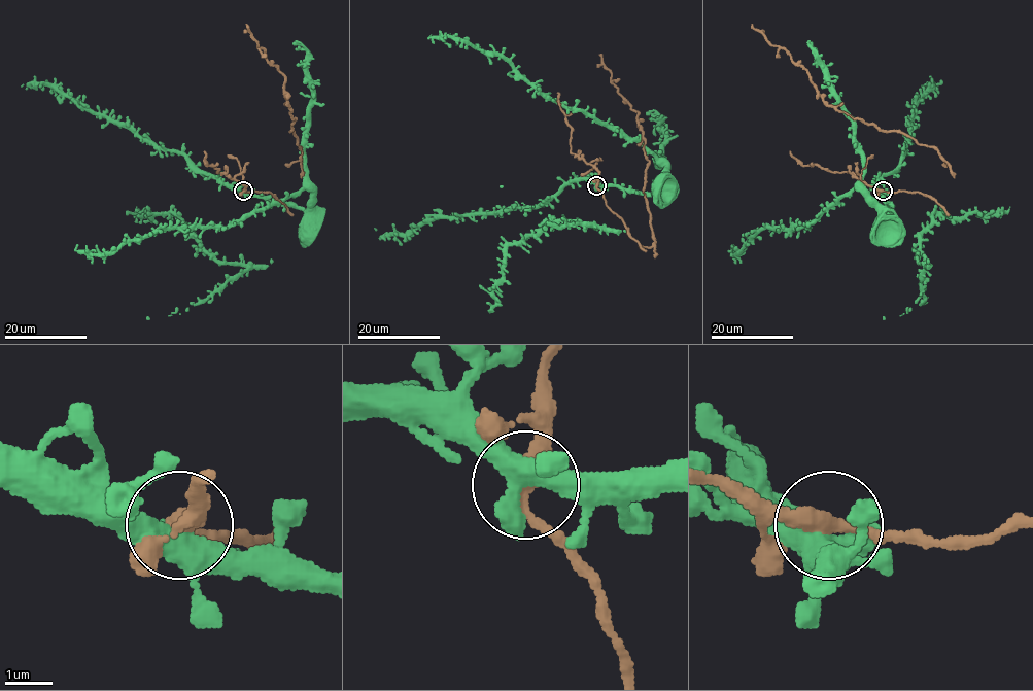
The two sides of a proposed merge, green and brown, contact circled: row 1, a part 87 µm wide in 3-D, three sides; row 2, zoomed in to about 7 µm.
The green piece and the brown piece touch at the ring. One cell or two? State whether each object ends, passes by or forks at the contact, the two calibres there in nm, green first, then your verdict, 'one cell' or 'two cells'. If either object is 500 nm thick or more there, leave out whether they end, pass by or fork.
green forks; brown passes by; calibres 440 and 360 nm; one cell

